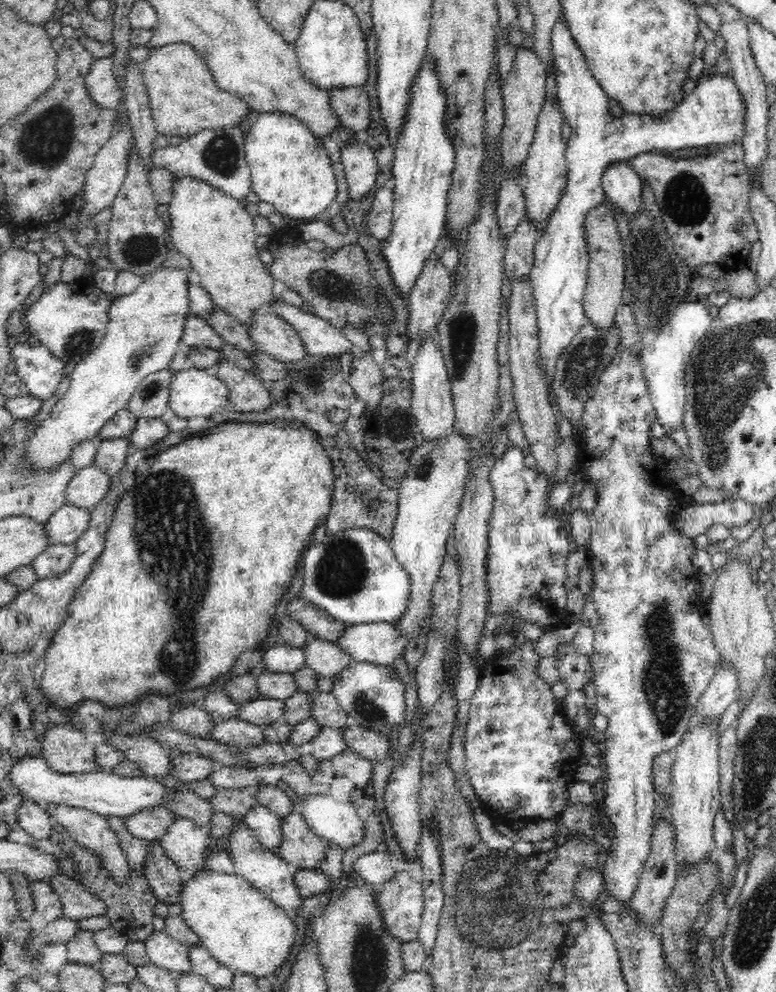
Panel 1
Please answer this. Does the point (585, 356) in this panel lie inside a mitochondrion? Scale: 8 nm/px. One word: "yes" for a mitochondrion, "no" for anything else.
yes

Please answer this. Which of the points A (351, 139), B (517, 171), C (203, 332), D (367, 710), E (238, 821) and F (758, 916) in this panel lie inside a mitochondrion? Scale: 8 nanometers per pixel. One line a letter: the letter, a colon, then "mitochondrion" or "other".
A: other
B: other
C: other
D: mitochondrion
E: other
F: mitochondrion

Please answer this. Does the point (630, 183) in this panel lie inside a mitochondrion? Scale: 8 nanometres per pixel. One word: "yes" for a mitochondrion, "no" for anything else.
no

